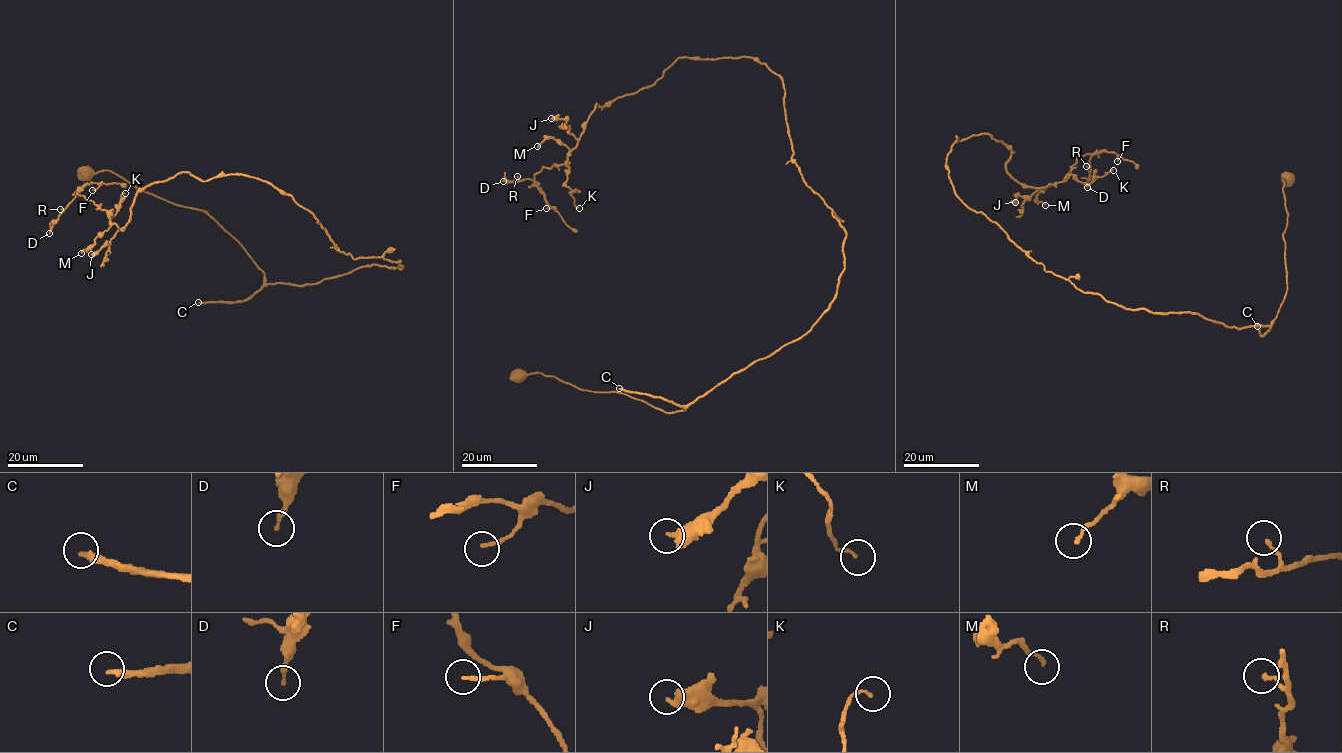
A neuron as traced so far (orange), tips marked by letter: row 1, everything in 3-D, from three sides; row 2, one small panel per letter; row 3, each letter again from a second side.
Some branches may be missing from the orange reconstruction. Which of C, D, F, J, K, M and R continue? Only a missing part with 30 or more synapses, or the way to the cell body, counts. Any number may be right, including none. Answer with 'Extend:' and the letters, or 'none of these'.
Extend: C

